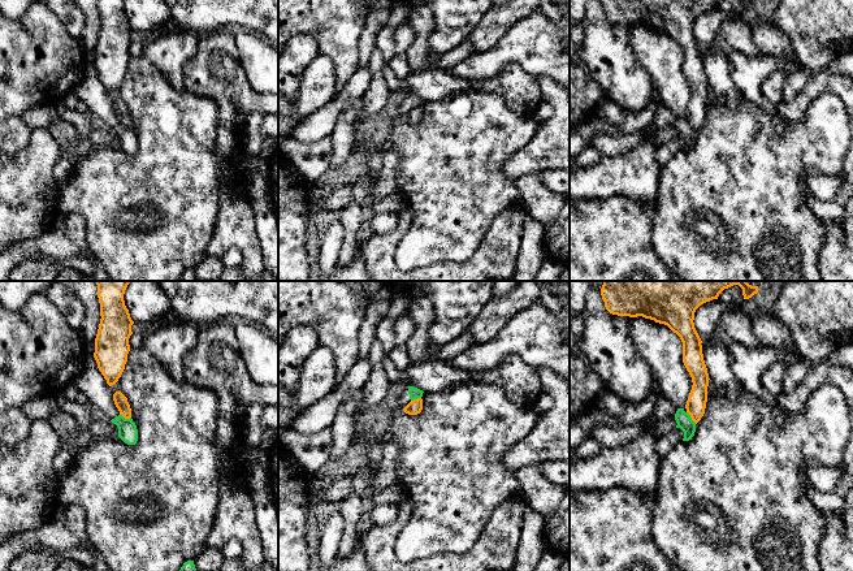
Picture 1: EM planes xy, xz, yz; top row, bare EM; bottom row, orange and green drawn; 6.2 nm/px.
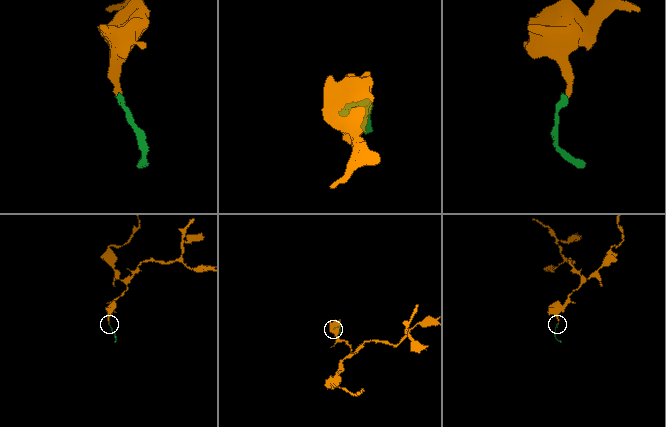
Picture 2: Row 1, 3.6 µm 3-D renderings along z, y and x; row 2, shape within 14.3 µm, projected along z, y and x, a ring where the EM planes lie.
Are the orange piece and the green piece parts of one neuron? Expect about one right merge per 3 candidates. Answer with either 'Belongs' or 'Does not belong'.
Does not belong

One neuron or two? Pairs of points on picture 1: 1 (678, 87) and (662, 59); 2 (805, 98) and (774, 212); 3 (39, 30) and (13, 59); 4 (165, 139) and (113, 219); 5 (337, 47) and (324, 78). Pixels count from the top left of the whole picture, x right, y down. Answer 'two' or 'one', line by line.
1: one
2: two
3: one
4: one
5: two

